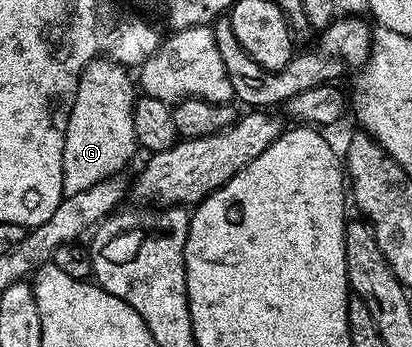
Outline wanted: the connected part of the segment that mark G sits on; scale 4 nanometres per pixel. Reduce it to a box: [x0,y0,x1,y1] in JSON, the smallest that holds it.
[62,57,138,195]

